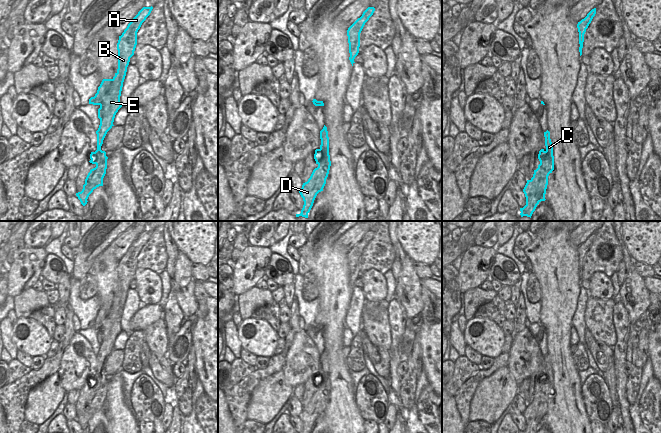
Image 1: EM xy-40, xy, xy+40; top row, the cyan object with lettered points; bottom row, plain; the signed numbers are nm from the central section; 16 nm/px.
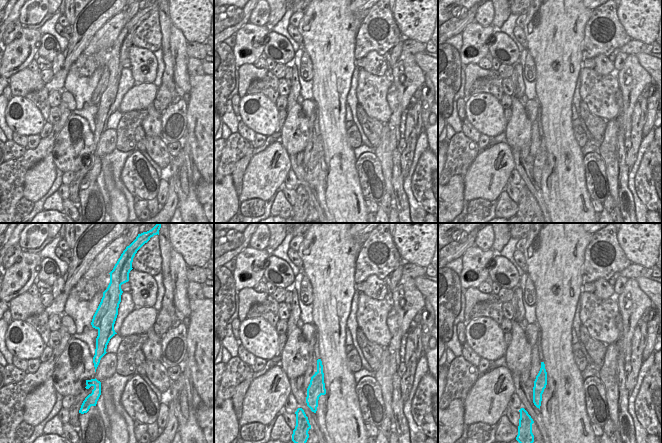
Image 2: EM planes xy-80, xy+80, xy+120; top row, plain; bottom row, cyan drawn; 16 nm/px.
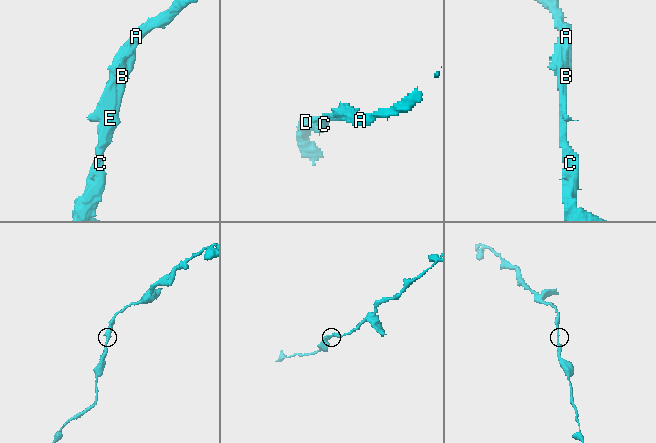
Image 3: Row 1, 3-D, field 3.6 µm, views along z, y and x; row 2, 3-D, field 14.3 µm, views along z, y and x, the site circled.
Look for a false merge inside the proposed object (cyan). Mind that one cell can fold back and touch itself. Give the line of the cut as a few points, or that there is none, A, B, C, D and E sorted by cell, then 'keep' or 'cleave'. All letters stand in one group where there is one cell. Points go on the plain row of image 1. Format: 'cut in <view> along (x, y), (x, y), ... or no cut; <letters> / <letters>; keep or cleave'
no cut; A B C D E; keep

